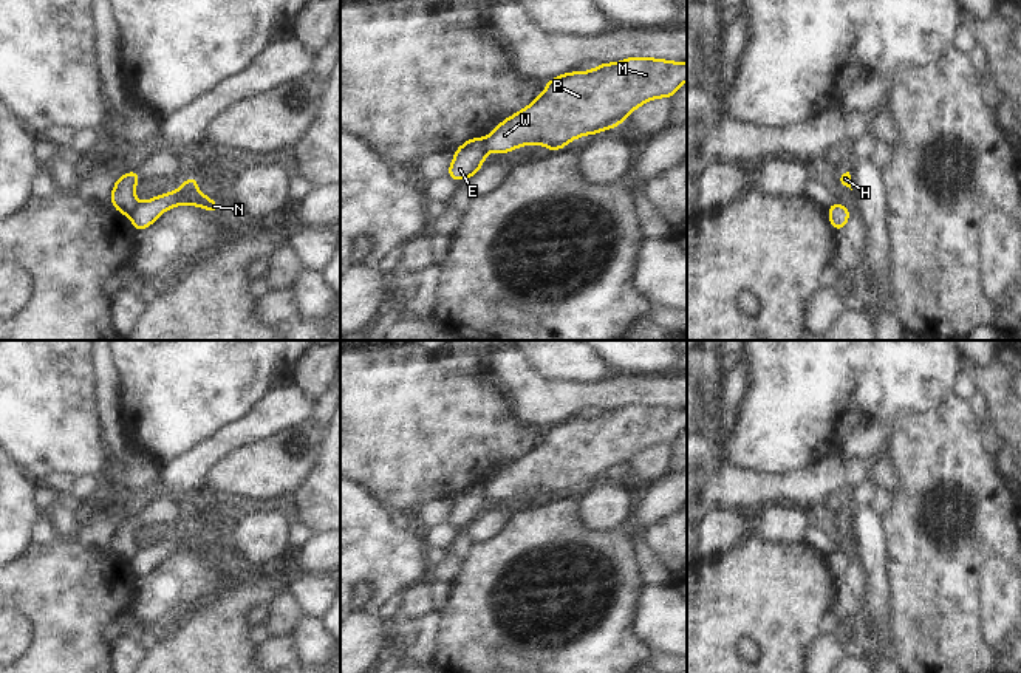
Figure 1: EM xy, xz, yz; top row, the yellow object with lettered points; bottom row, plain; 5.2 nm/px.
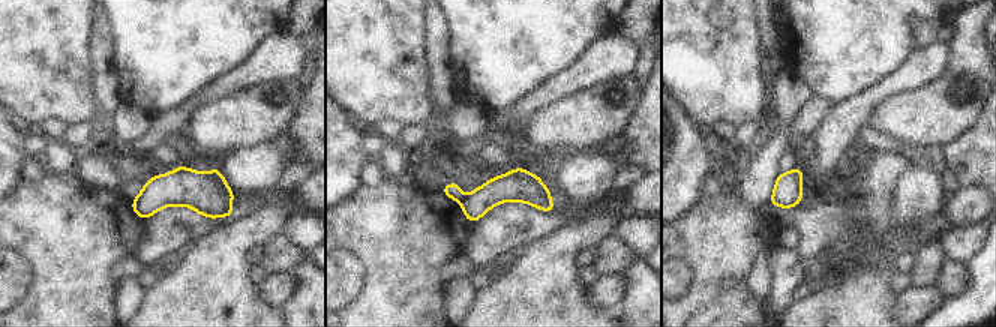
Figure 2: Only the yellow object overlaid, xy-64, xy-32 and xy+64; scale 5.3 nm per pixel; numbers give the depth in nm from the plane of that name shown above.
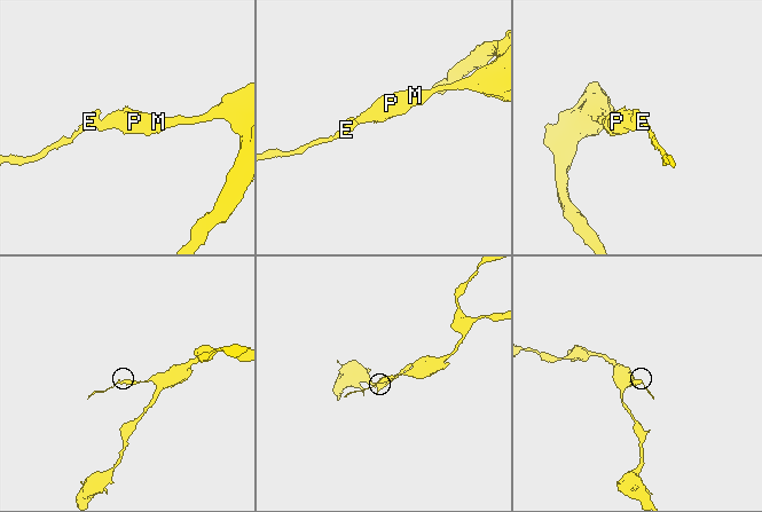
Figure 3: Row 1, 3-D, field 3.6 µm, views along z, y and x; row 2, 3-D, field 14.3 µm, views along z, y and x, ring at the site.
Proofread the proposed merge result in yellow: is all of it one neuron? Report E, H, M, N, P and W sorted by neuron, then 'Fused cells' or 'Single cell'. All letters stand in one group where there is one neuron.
Groups: E H / M N P W. Fused cells.

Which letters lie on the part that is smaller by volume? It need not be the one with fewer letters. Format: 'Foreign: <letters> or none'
Foreign: E, H

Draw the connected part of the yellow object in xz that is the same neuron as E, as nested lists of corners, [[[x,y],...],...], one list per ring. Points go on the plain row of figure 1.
[[[475,484],[464,489],[458,497],[455,497],[455,504],[447,521],[458,528],[475,521],[486,507],[484,500],[483,484]]]

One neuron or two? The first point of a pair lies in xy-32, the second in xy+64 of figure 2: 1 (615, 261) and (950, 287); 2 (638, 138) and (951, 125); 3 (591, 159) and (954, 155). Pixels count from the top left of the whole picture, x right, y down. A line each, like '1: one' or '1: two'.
1: two
2: two
3: two

